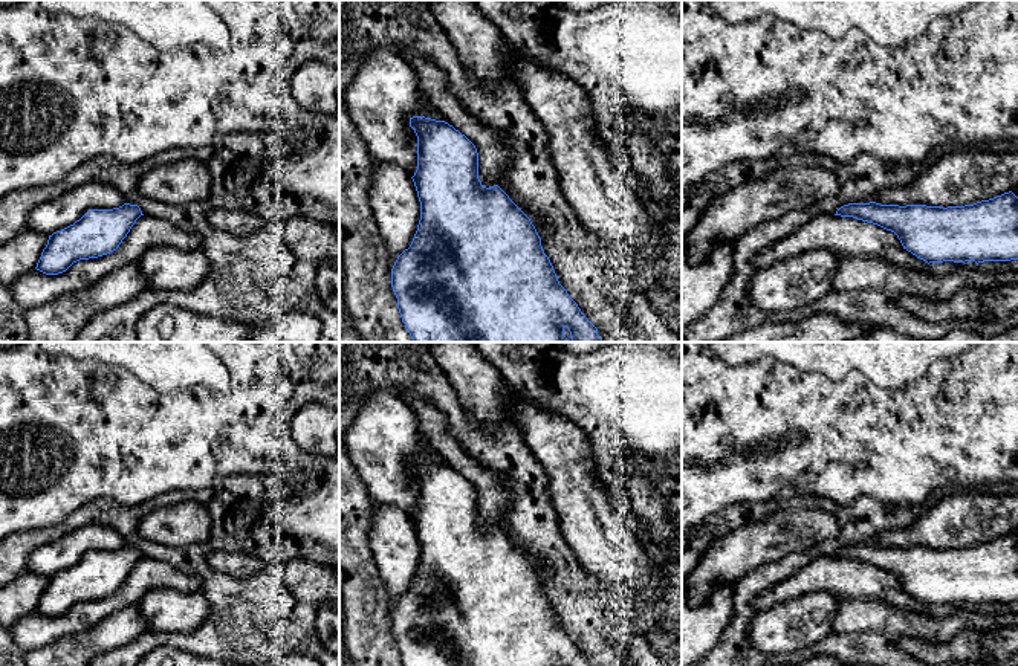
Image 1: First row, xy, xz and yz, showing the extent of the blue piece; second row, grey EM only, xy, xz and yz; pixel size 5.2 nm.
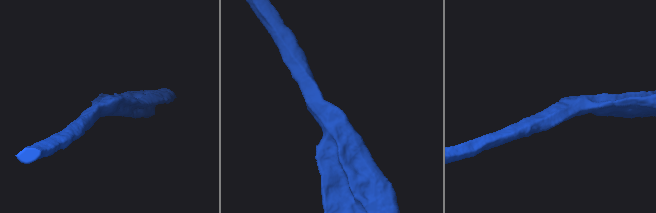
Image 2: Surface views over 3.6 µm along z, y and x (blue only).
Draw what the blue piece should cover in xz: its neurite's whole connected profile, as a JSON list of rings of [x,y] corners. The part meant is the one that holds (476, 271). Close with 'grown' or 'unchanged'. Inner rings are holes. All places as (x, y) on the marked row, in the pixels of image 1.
[[[425,116],[410,118],[410,127],[417,136],[417,170],[411,177],[420,202],[420,220],[408,249],[396,260],[391,269],[391,287],[397,298],[397,309],[413,342],[569,342],[564,335],[567,327],[573,342],[604,342],[598,328],[585,318],[578,304],[559,284],[549,257],[544,254],[541,238],[530,218],[509,199],[509,196],[494,185],[486,188],[478,179],[478,153],[475,145],[459,130],[445,121]]]; unchanged

